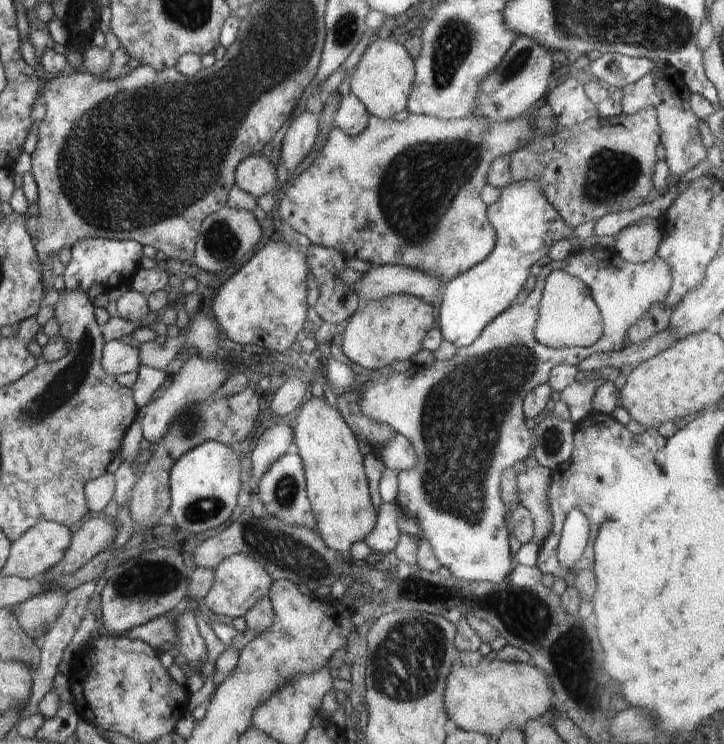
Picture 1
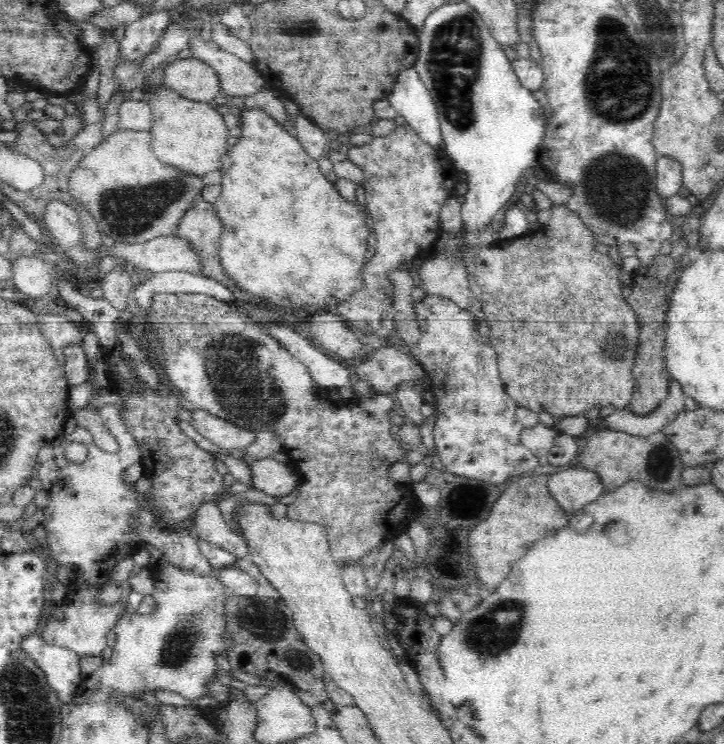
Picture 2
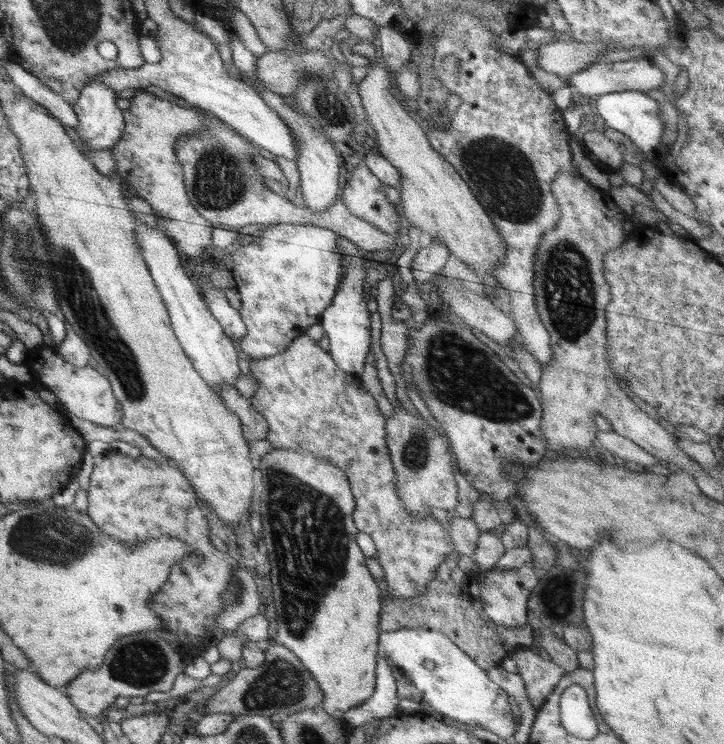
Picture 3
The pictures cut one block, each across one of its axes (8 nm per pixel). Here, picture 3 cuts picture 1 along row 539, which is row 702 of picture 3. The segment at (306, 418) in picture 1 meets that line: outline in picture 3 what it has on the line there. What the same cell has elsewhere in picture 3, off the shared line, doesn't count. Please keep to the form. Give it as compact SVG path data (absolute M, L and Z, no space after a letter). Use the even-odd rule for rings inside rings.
M270 450L262 457L259 469L262 473L262 492L258 511L264 530L262 536L266 540L272 564L272 588L277 614L278 633L274 640L296 654L322 688L324 699L320 707L332 717L342 720L345 712L361 705L374 694L379 615L382 610L380 589L356 542L359 530L353 521L354 496L343 470L310 451Z

